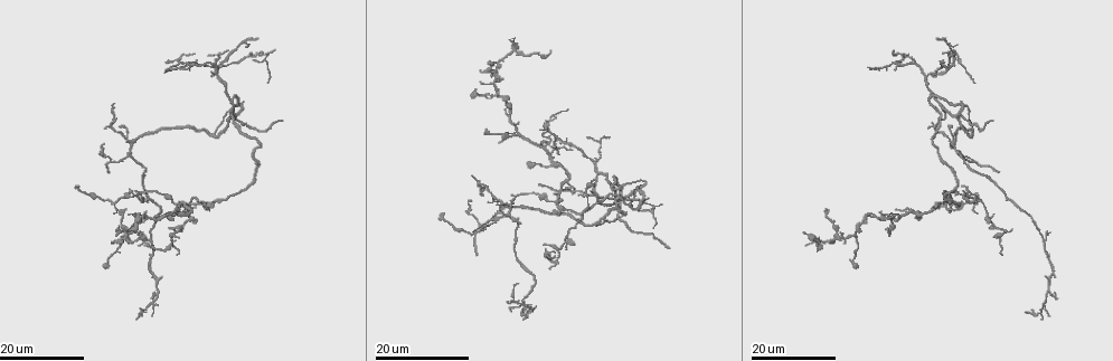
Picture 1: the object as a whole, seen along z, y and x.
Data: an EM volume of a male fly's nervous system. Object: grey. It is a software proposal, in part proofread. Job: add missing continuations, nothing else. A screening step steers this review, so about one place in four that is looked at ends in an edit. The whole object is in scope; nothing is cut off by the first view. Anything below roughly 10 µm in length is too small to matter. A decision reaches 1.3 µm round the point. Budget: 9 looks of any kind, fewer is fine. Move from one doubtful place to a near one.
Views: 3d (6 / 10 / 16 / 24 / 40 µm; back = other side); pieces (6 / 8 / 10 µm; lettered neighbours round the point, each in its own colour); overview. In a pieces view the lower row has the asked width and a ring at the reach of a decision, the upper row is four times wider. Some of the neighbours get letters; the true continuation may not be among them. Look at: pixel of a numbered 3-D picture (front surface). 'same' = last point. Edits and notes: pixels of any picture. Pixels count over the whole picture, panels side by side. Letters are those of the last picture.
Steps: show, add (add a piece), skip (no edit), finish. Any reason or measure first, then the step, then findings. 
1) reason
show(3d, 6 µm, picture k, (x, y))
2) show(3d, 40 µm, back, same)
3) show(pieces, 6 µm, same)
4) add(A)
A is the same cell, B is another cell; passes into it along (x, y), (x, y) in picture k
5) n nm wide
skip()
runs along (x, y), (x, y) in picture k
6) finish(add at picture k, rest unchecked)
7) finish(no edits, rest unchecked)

show(3d, 16 µm, picture 1, (177, 242))

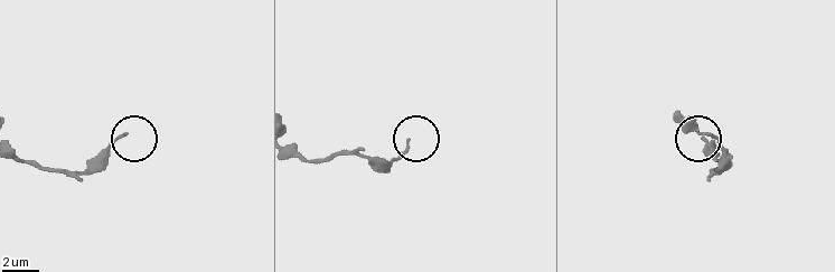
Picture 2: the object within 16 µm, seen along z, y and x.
show(pieces, 10 µm, picture 2, (702, 134))

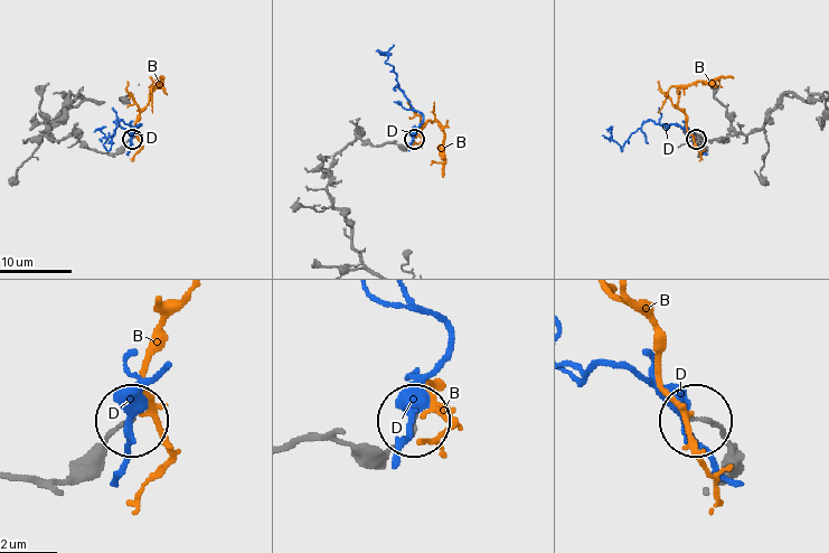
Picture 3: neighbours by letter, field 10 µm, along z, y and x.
130 nm wide
skip()
B and D are other cells; runs along (15, 477), (65, 477), (130, 416) in picture 3; none of them fits

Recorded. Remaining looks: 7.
free end
show(3d, 16 µm, picture 1, (486, 131))

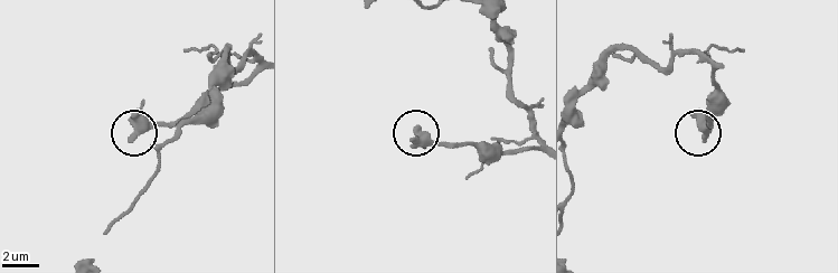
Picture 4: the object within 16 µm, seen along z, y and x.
show(pieces, 10 µm, picture 4, (131, 138))

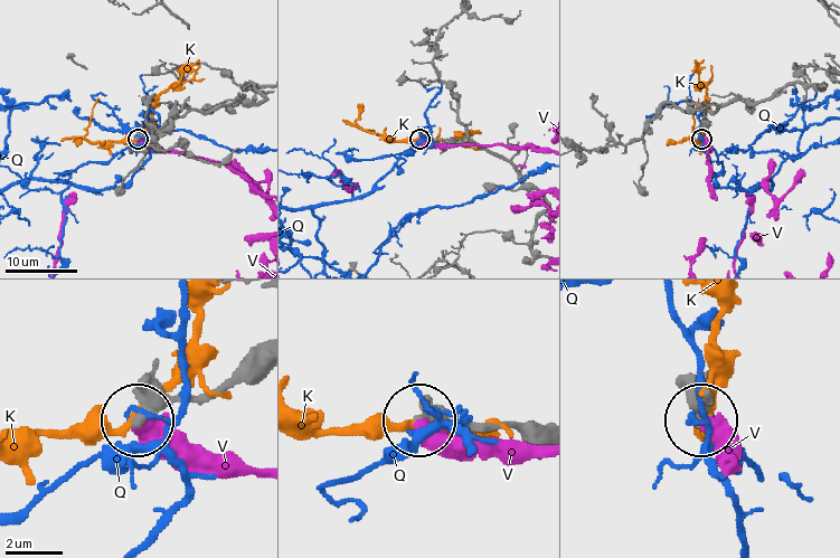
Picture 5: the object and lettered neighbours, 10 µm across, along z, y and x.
270 nm wide
skip()
K, Q and V are other cells; runs along (256, 349), (213, 389), (169, 397), (143, 418) in picture 5; no lettered piece goes on from it

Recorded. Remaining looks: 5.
long arm stops here
show(3d, 24 µm, picture 1, (113, 105))

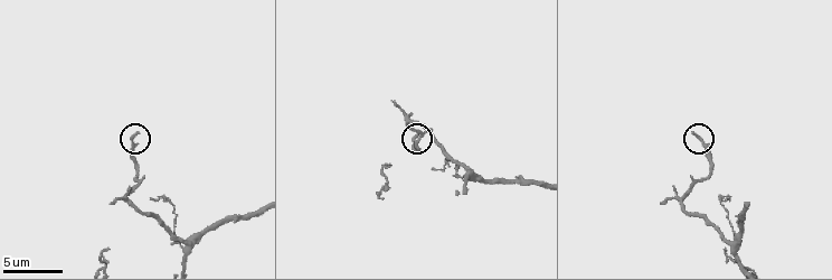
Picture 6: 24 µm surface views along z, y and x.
see the neighbours
show(pieces, 10 µm, picture 6, (137, 135))

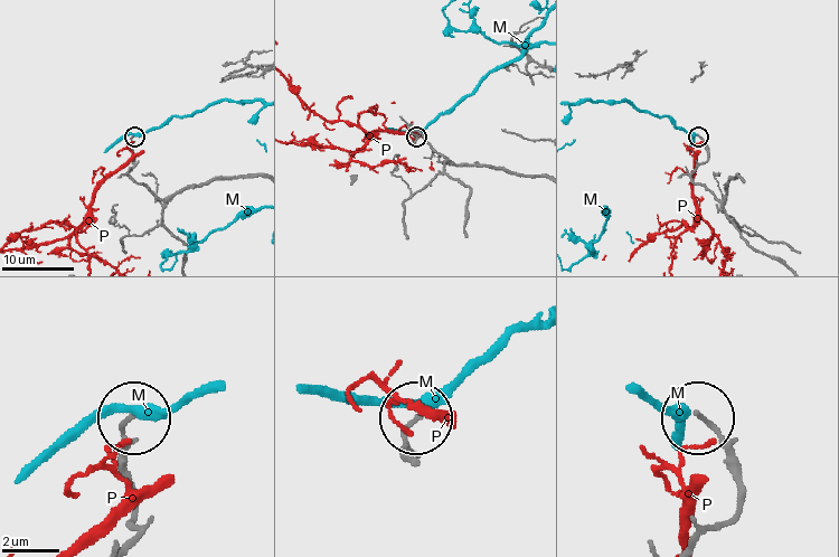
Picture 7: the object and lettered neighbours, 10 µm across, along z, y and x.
skip()
M and P are other cells; none of them fits

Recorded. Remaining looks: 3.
an open end
show(3d, 16 µm, picture 1, (593, 184))

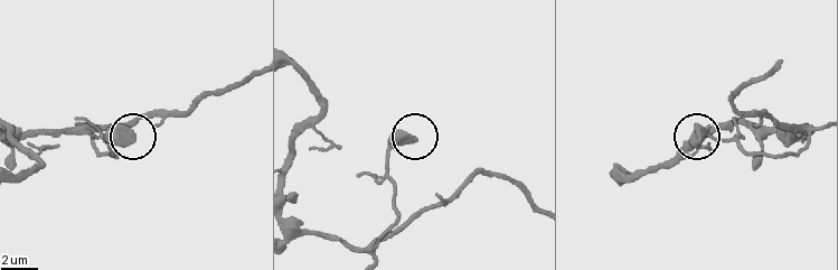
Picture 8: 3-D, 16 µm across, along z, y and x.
what lies round it
show(pieces, 10 µm, picture 8, (133, 137))

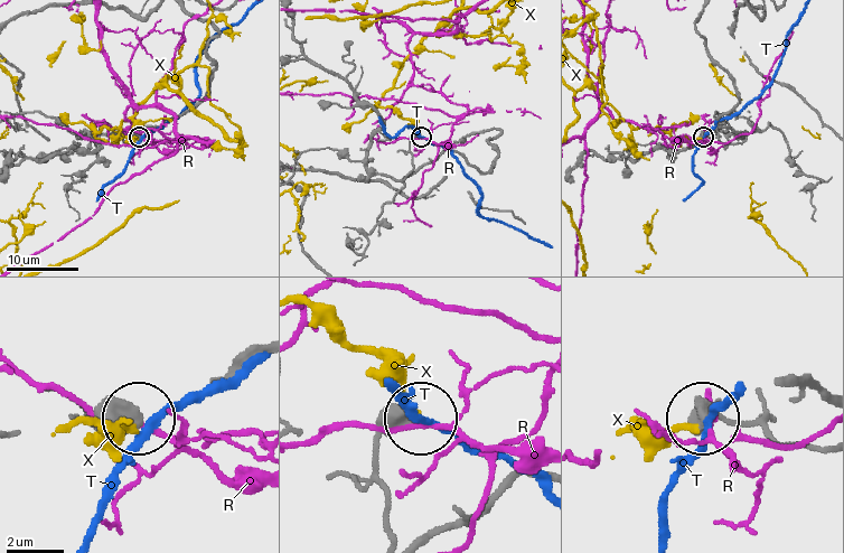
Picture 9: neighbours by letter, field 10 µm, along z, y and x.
skip()
R, T and X are other cells; no lettered piece goes on from it

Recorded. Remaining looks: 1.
finish(no edits, rest unchecked)

